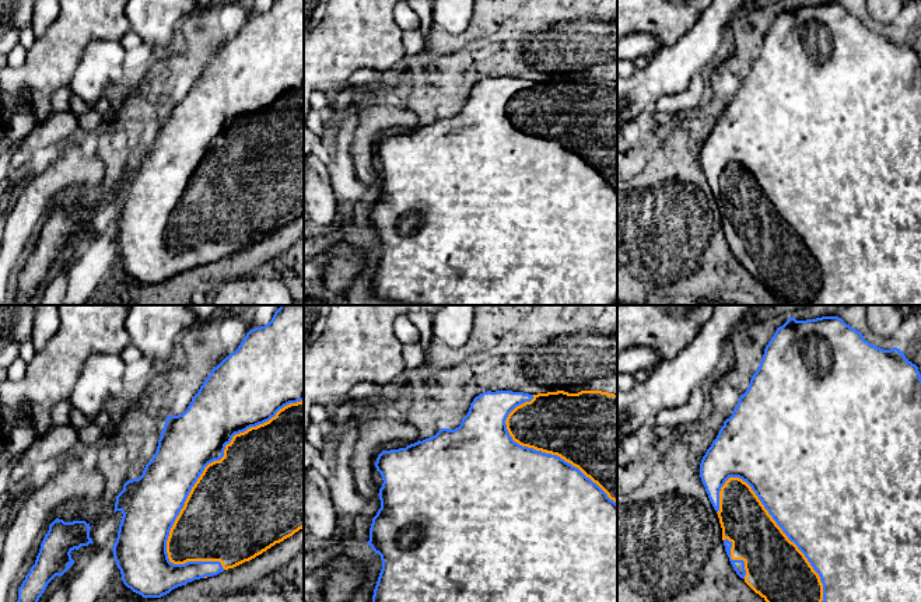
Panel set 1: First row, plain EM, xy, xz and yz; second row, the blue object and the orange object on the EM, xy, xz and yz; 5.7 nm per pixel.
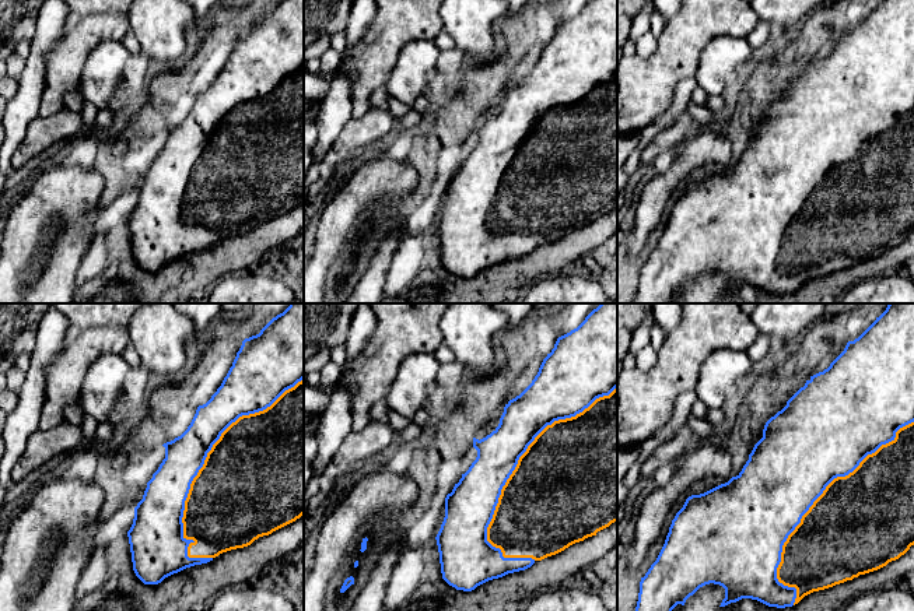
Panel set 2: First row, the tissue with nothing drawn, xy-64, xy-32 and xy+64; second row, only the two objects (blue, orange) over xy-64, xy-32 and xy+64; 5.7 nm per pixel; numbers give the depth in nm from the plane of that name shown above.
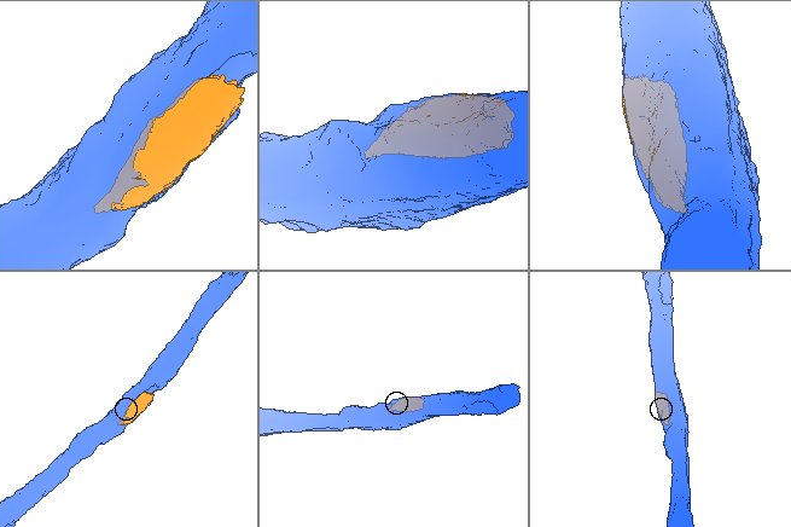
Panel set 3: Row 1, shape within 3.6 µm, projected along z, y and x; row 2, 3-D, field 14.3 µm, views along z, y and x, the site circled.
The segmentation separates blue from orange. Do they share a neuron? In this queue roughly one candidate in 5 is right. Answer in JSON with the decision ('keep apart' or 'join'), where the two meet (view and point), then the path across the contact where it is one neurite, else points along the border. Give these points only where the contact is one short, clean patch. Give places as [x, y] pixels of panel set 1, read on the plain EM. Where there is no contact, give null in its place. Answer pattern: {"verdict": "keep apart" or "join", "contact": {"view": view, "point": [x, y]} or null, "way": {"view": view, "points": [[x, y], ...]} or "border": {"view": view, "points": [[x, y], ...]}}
{"verdict": "keep apart", "contact": {"view": "xy", "point": [210, 149]}}

